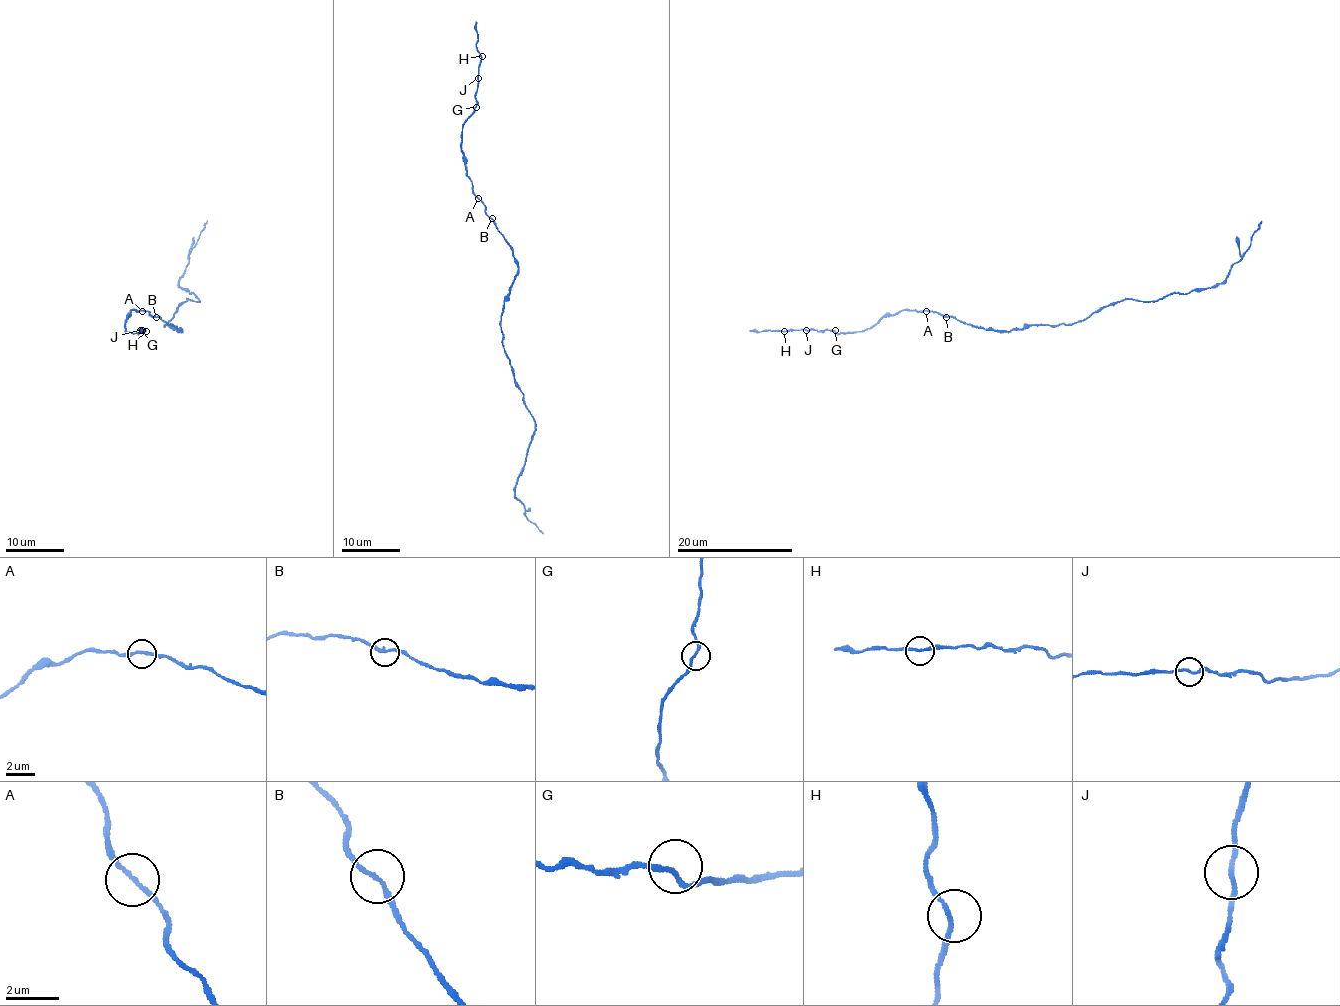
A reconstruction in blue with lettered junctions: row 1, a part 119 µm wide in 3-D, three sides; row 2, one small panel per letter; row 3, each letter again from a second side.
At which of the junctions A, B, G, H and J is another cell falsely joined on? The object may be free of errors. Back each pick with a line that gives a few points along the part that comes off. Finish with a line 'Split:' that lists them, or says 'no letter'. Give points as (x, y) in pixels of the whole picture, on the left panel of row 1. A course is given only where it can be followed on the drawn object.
Split: no letter

